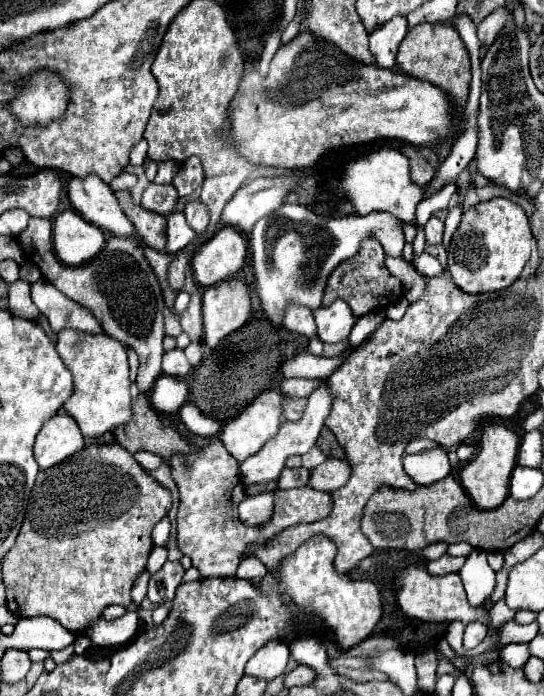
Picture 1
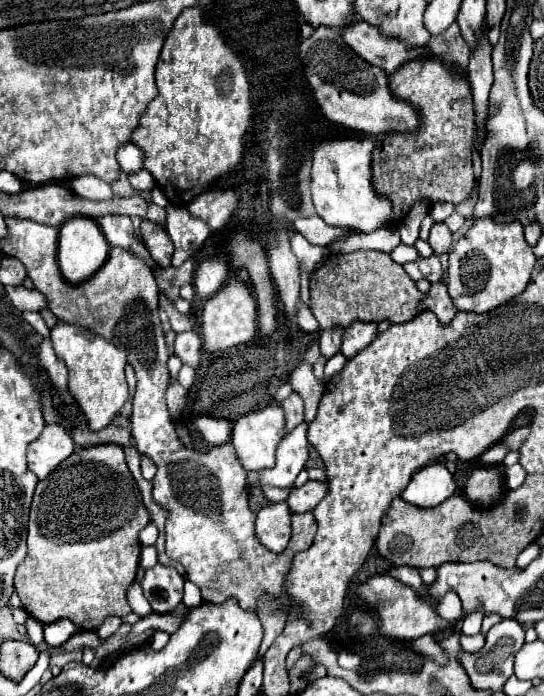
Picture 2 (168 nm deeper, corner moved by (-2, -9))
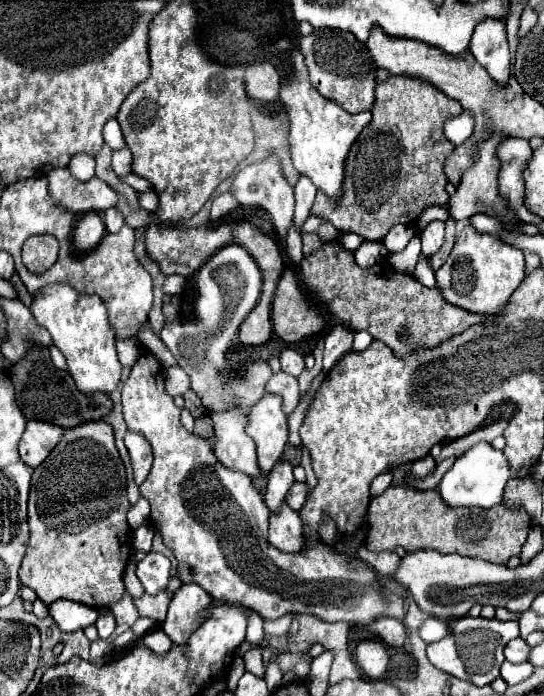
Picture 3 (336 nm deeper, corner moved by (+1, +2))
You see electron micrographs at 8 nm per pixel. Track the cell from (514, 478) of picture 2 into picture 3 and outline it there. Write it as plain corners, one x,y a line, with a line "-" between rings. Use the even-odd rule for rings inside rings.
479,442
471,450
467,450
463,456
457,458
453,468
443,476
441,484
437,486
441,498
449,506
479,506
479,508
491,508
501,502
503,488
507,480
513,478
509,460
503,454
503,450
495,450
487,442

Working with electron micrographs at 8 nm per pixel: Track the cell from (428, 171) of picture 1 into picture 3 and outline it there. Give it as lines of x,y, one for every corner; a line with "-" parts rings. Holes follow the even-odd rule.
379,69
376,77
375,108
371,110
373,120
363,128
359,140
351,148
351,156
347,158
347,180
343,184
343,200
327,200
325,196
317,196
311,208
311,215
321,216
329,222
337,220
335,208
341,208
341,232
361,234
365,240
383,240
383,236
395,224
415,224
417,216
423,208
431,204
447,204
449,194
445,190
447,176
443,172
443,164
451,154
437,154
437,150
447,148
447,138
443,126
449,118
459,116
463,112
461,104
431,82
415,78
415,76
397,76
384,69

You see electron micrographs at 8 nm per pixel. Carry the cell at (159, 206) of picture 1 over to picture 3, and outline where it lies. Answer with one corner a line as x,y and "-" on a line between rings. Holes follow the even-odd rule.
53,168
47,174
49,180
49,196
61,208
79,214
79,212
103,212
117,204
119,194
99,180
97,176
89,182
75,180
67,168

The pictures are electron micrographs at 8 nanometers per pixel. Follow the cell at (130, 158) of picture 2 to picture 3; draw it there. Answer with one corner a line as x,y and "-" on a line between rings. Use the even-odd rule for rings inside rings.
111,118
105,128
103,128
103,138
105,138
105,144
111,148
111,150
121,150
125,148
125,140
123,140
123,132
119,128
119,122
115,118

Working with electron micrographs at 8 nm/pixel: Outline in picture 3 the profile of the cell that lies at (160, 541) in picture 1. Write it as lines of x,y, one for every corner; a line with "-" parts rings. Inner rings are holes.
139,498
139,502
135,506
131,506
131,510
127,514
127,522
133,530
143,524
149,524
149,504
145,498

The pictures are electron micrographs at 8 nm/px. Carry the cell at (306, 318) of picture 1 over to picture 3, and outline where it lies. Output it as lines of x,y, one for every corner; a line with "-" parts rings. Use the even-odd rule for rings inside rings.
275,158
253,162
251,166
245,166
241,172
237,172
235,178
233,178
229,194
233,194
233,198
241,206
261,206
273,220
272,224
275,224
275,228
277,228
277,236
281,240
287,240
287,234
289,234
289,228
291,228
291,222
293,222
295,200
293,200
293,188
283,178
279,162

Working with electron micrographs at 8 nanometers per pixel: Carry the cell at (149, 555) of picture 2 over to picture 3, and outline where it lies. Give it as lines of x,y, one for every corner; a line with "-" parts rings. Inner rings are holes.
147,524
133,532
133,548
135,550
149,552
151,550
151,540
153,540
153,528
147,526

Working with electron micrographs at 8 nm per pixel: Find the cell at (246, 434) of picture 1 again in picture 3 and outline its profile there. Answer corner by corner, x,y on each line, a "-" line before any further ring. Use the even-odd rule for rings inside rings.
265,394
249,410
245,434
255,440
257,464
267,474
287,444
287,416
281,410
281,396

